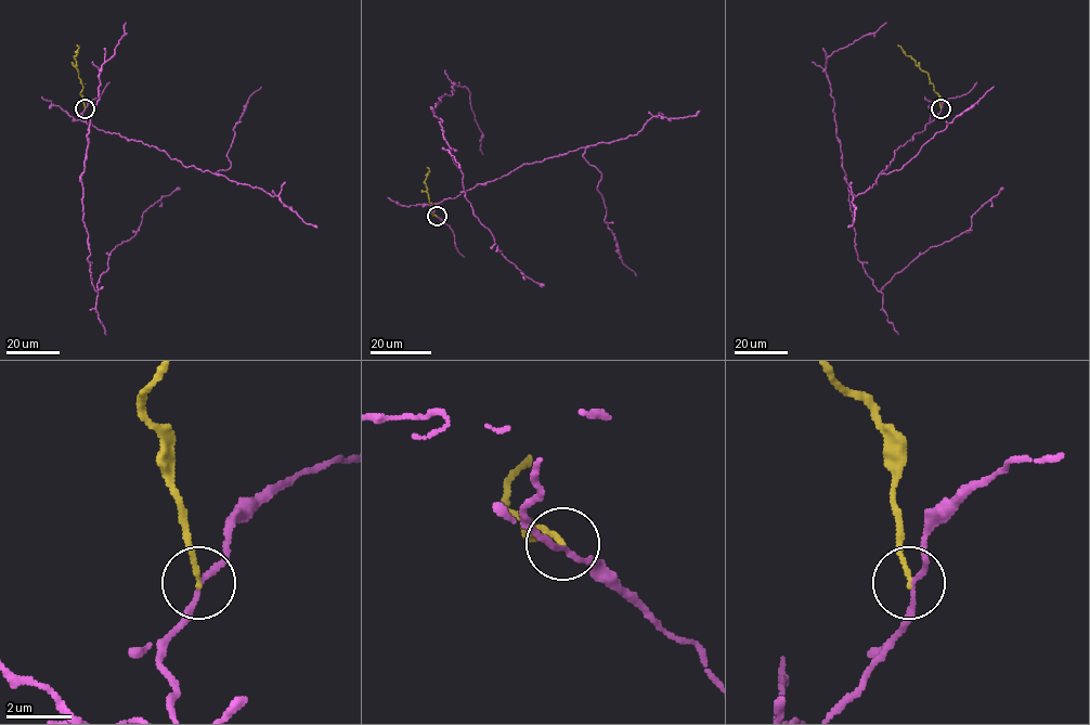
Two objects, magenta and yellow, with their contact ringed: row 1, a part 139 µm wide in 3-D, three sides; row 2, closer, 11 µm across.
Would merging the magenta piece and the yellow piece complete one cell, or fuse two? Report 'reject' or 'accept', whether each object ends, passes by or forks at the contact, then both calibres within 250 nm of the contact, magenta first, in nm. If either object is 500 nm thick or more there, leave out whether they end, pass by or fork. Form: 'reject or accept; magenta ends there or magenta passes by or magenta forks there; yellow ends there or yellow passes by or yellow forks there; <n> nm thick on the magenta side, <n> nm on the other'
reject; magenta passes by; yellow ends there; 140 nm thick on the magenta side, 160 nm on the other

